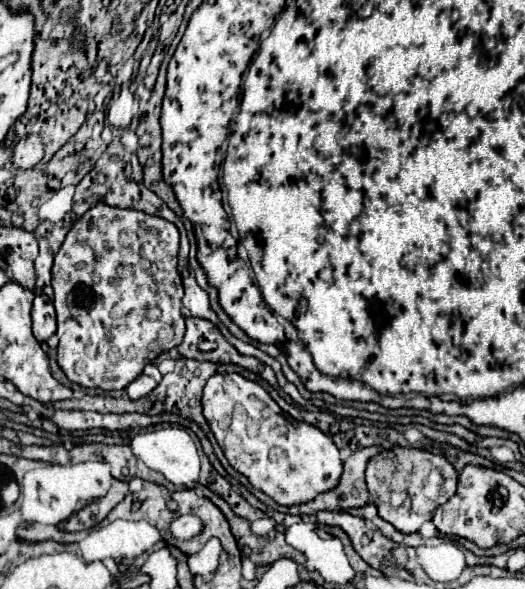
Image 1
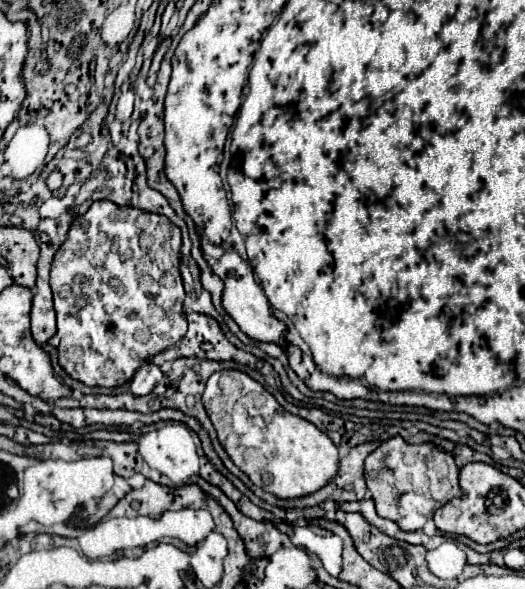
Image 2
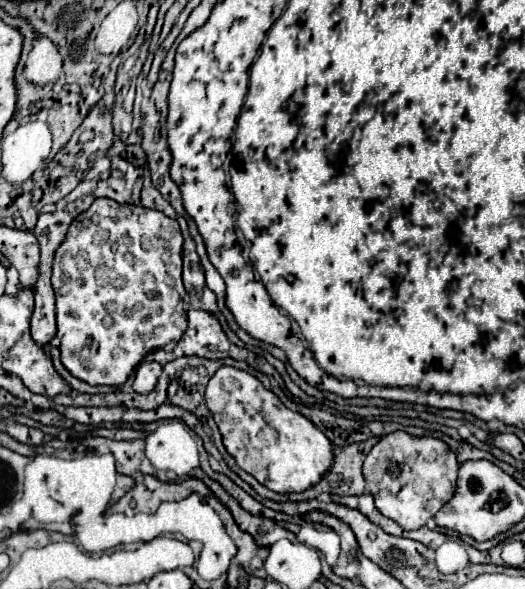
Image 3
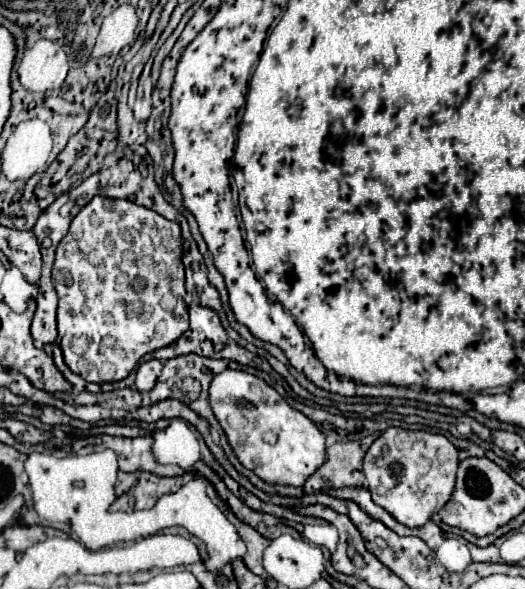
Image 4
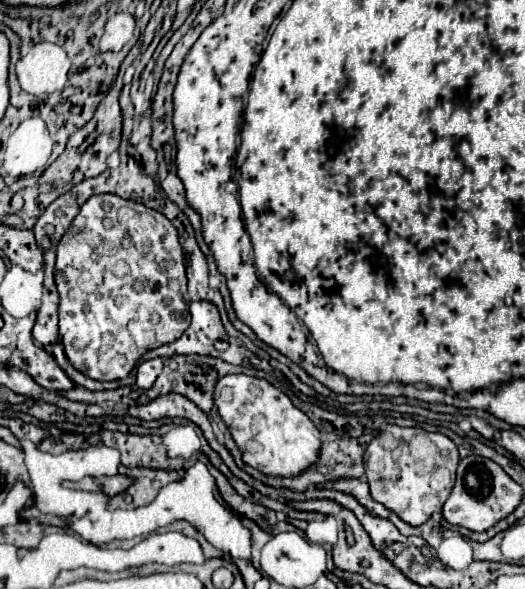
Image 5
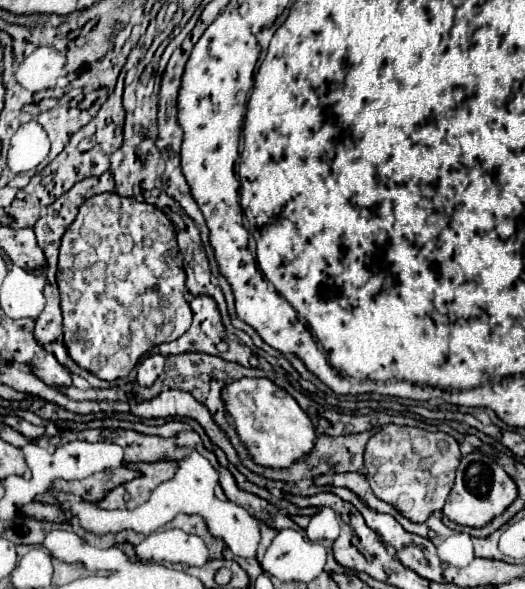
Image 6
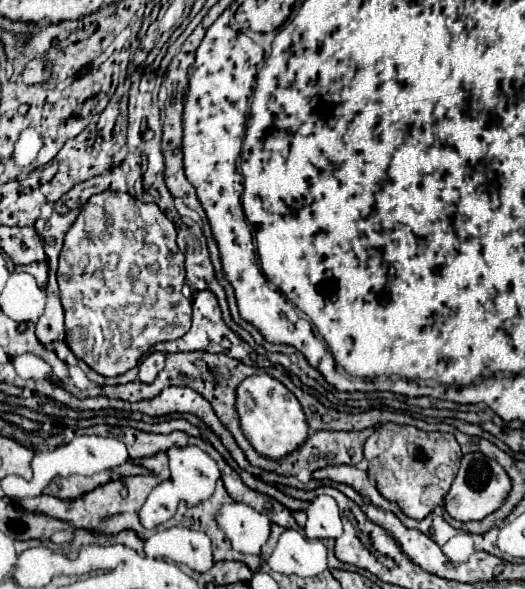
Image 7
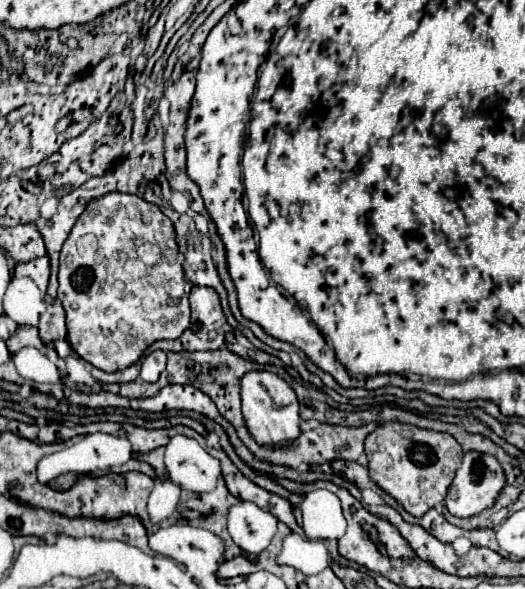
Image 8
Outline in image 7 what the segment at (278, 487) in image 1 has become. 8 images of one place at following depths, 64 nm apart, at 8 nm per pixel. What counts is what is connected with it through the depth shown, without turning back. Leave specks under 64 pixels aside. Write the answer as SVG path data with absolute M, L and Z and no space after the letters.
M268 374L262 376L250 376L246 378L238 388L236 388L236 412L240 416L240 428L244 432L244 436L248 438L248 442L254 446L254 450L258 454L262 454L264 458L270 460L280 460L284 458L288 452L294 452L296 448L300 448L300 444L304 444L304 440L308 438L308 422L304 416L304 410L300 406L300 402L296 400L296 396L278 380L274 380Z

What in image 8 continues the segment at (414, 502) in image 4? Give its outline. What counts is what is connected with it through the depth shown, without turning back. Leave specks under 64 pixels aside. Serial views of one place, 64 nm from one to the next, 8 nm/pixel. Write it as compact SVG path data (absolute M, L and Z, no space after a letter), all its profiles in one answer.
M382 422L366 438L366 456L370 480L398 500L408 514L424 516L444 500L464 454L450 434L422 430L412 424Z

